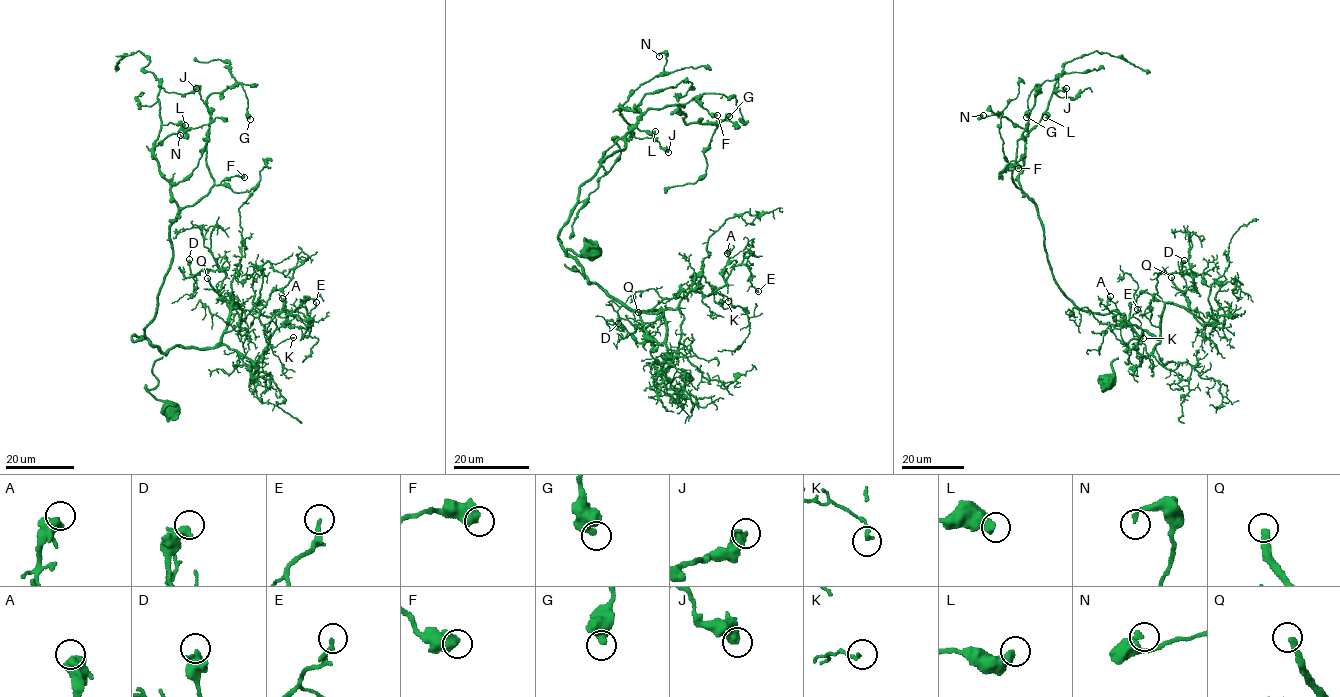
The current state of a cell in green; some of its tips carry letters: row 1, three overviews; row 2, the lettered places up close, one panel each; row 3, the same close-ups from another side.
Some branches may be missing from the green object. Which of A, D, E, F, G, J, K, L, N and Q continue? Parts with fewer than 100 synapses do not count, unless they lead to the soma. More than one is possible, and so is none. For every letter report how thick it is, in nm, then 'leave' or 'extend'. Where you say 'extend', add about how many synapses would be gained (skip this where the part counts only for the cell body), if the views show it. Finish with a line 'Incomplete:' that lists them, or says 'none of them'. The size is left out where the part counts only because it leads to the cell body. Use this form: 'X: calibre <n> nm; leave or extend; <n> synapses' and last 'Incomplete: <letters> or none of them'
A: calibre 650 nm; leave
D: calibre 320 nm; leave
E: calibre 180 nm; leave
F: calibre 650 nm; leave
G: calibre 500 nm; leave
J: calibre 480 nm; leave
K: calibre 160 nm; leave
L: calibre 480 nm; leave
N: calibre 200 nm; leave
Q: calibre 320 nm; extend; 300 synapses
Incomplete: Q

